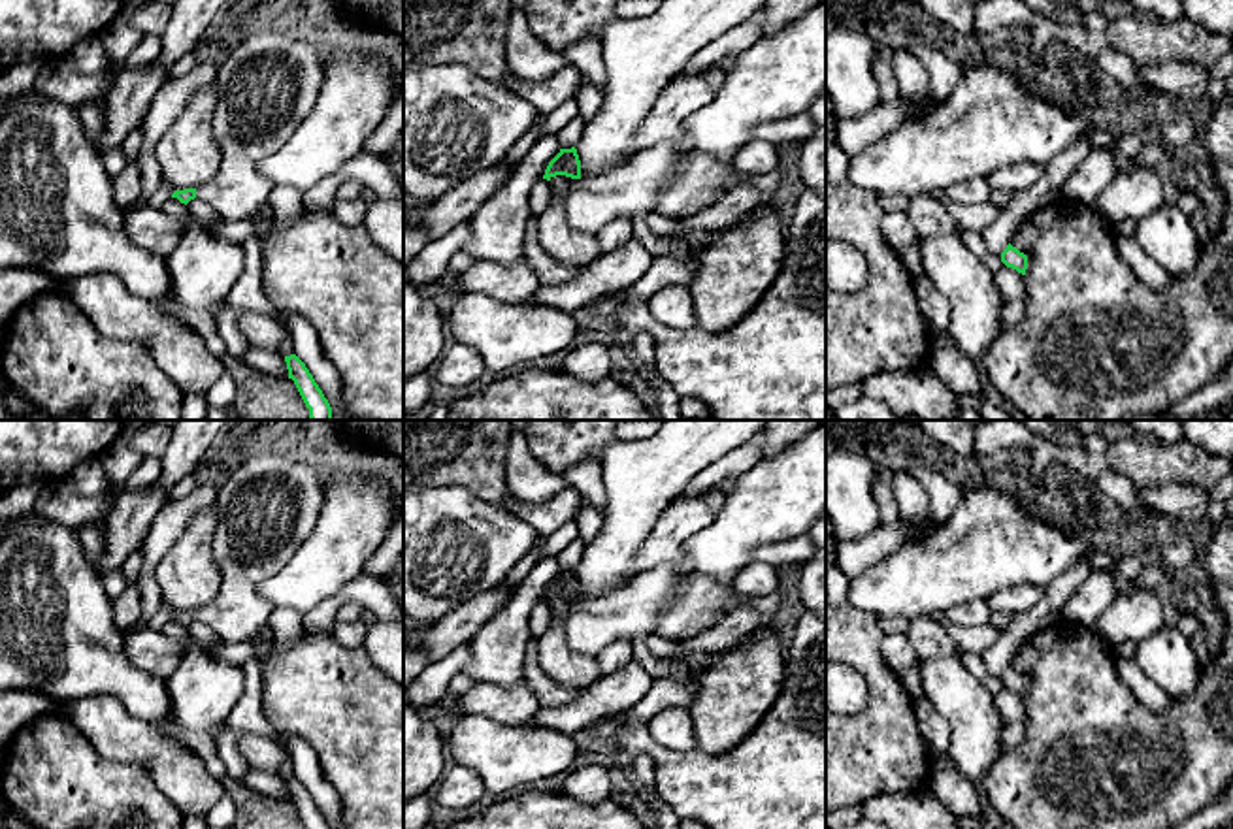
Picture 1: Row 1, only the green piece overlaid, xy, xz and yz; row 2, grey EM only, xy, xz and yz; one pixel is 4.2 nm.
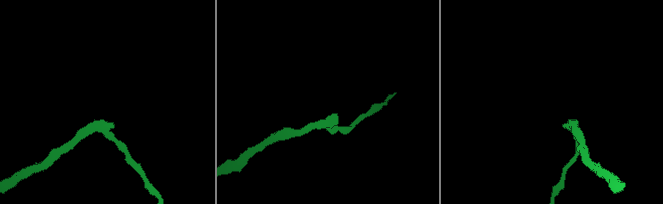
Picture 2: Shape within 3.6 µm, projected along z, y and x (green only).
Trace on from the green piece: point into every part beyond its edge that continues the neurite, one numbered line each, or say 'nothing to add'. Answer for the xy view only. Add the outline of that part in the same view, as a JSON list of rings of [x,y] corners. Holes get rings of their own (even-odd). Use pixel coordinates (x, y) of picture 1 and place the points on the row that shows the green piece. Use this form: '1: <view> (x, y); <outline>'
1: xy (266, 85); [[[253,24],[249,36],[219,62],[213,138],[221,149],[221,170],[196,188],[196,198],[226,222],[266,207],[277,187],[258,170],[258,162],[279,149],[315,107],[322,79],[322,64],[311,45],[279,28]]]

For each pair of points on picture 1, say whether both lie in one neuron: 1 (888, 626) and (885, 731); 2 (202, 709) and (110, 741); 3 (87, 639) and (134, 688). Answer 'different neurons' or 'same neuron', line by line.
1: different neurons
2: different neurons
3: same neuron

